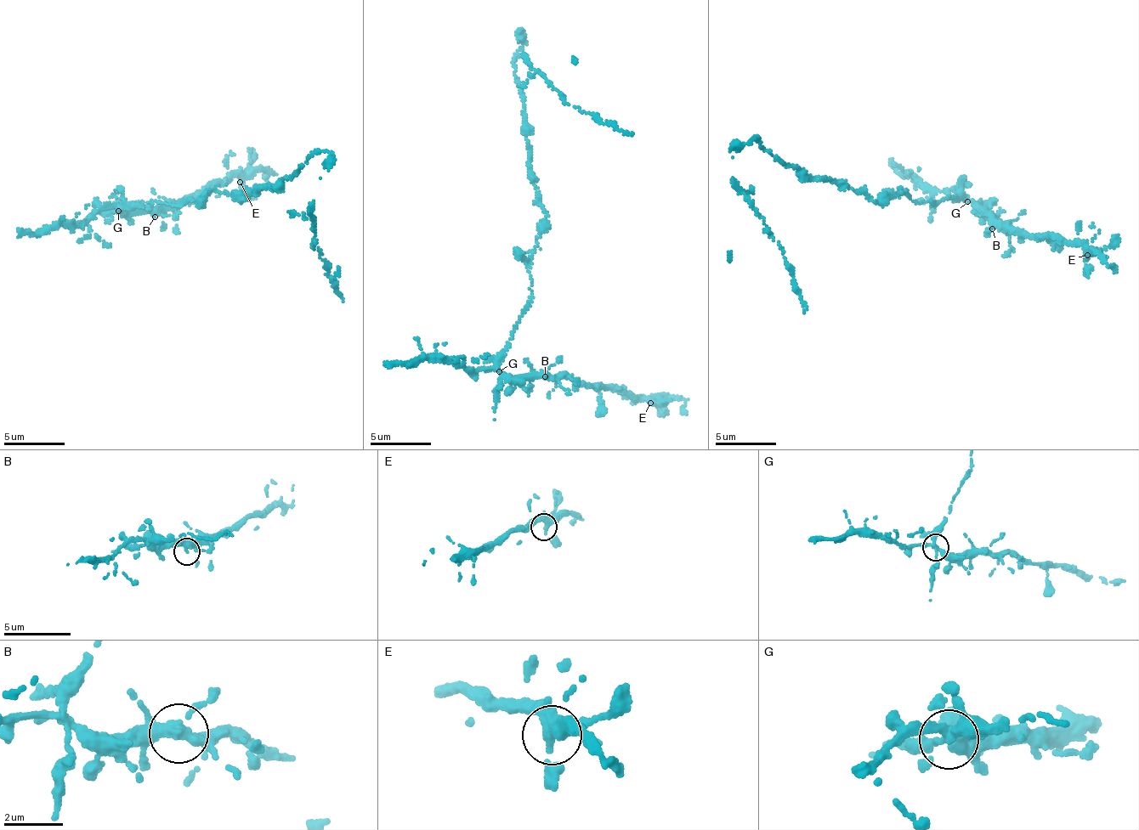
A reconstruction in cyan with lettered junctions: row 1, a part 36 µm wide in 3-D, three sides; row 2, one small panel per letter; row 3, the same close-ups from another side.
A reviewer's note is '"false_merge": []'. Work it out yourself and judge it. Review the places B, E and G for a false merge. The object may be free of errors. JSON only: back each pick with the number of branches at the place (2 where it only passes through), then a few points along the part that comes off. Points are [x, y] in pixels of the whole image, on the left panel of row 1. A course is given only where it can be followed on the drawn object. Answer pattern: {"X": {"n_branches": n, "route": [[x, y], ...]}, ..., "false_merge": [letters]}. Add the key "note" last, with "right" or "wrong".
{"G": {"n_branches": 4}, "false_merge": ["G"], "note": "wrong"}

